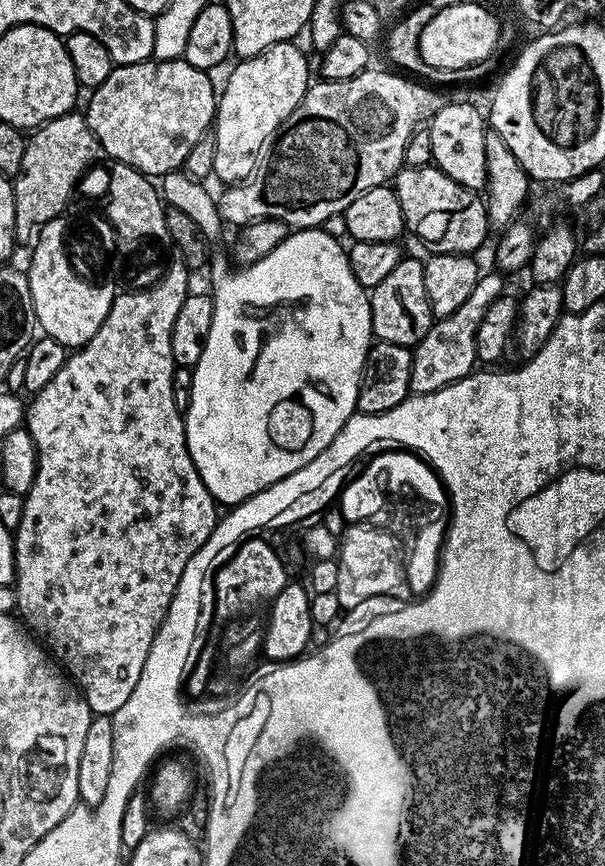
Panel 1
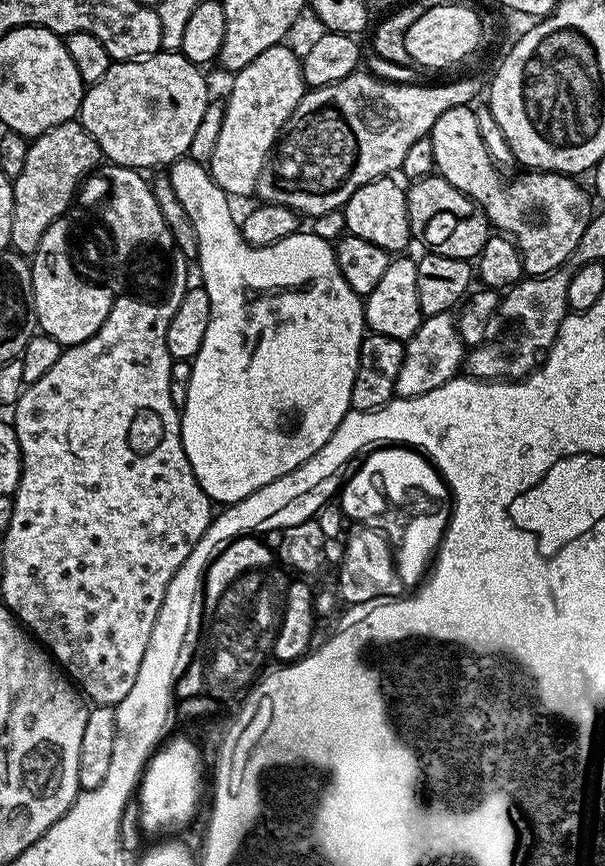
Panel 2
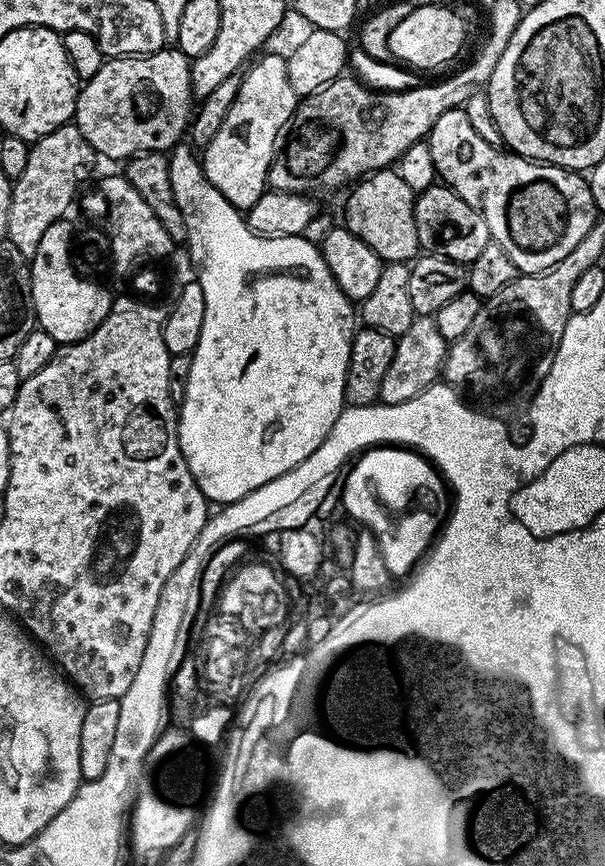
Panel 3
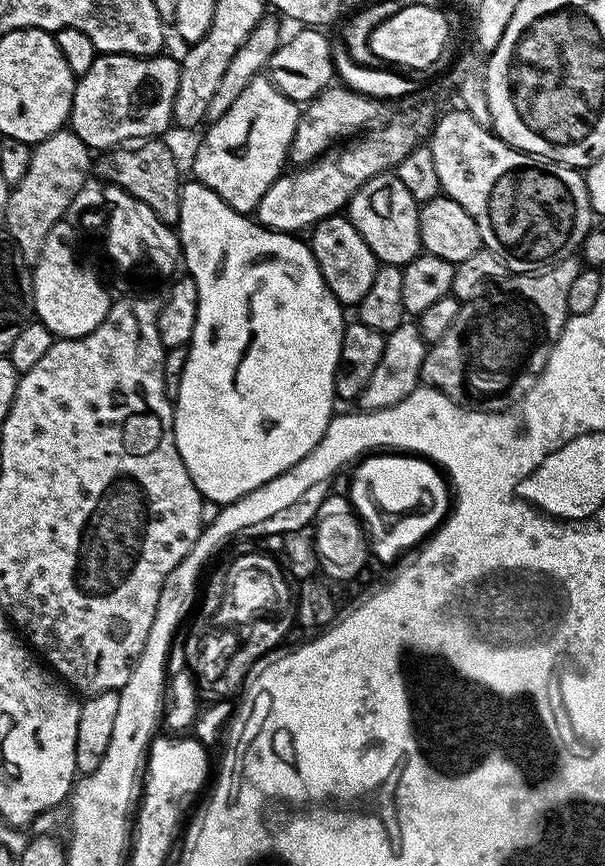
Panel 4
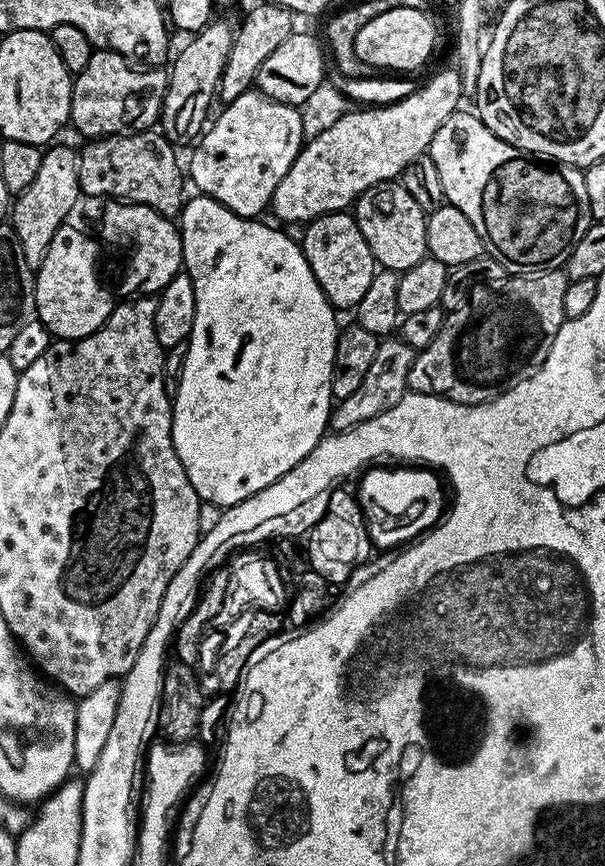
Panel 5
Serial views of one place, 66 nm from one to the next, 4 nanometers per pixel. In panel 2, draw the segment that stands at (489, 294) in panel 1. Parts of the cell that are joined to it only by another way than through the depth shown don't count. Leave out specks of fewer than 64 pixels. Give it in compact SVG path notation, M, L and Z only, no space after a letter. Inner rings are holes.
M452 312L426 316L421 320L418 330L406 341L402 370L398 370L396 396L421 396L430 390L438 390L448 380L457 379L466 355L464 339L456 328Z

